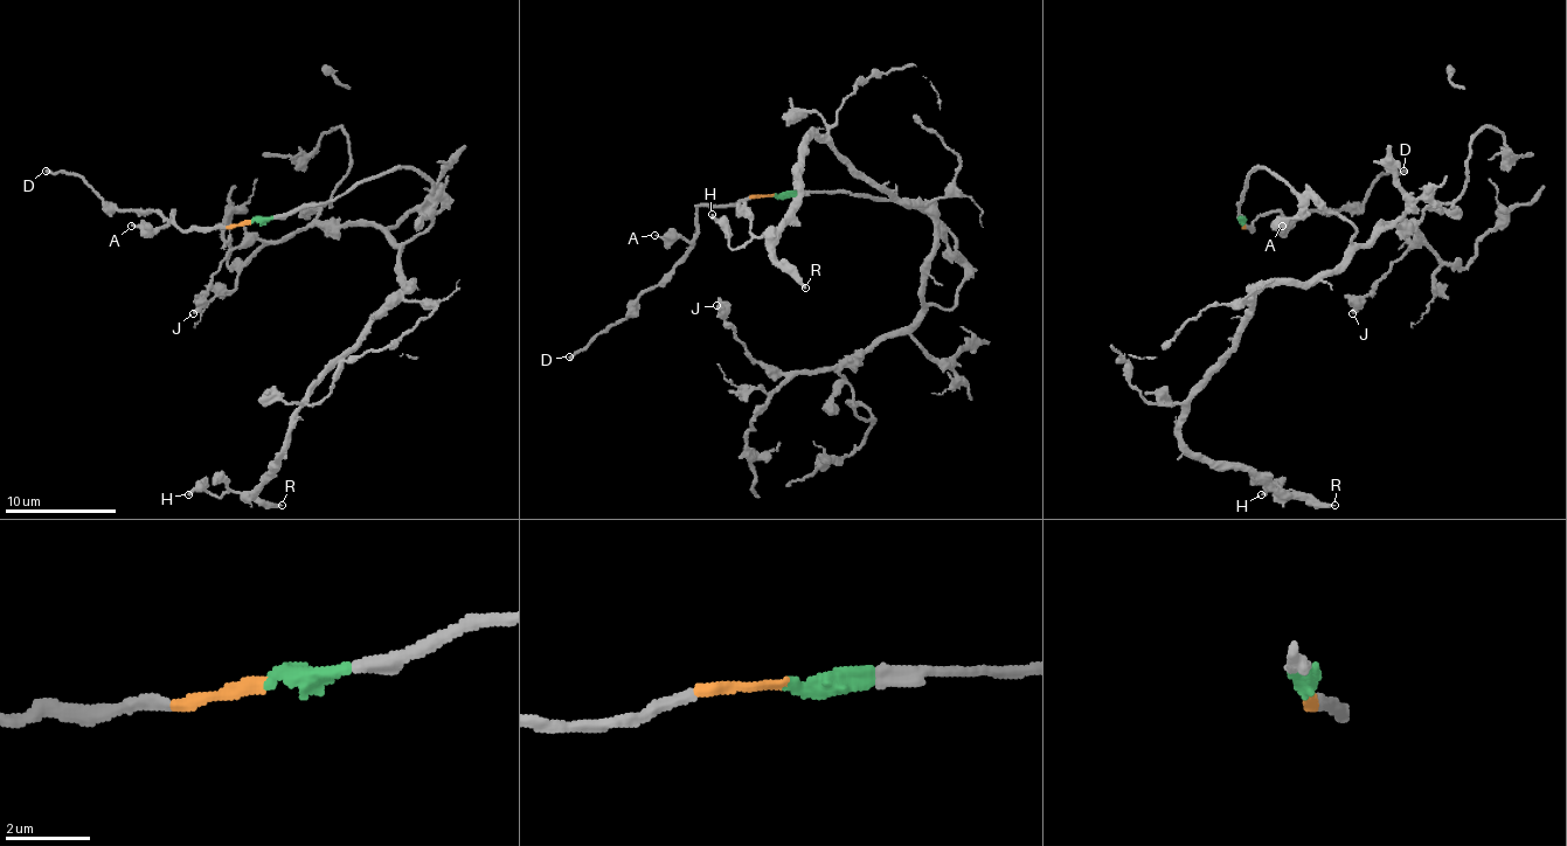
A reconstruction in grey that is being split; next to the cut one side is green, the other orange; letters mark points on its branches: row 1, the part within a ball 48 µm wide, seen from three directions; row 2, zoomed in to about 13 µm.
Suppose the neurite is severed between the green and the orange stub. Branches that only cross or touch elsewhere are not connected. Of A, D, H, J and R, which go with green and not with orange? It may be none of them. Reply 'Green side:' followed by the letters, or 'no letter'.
Green side: H, J, R

